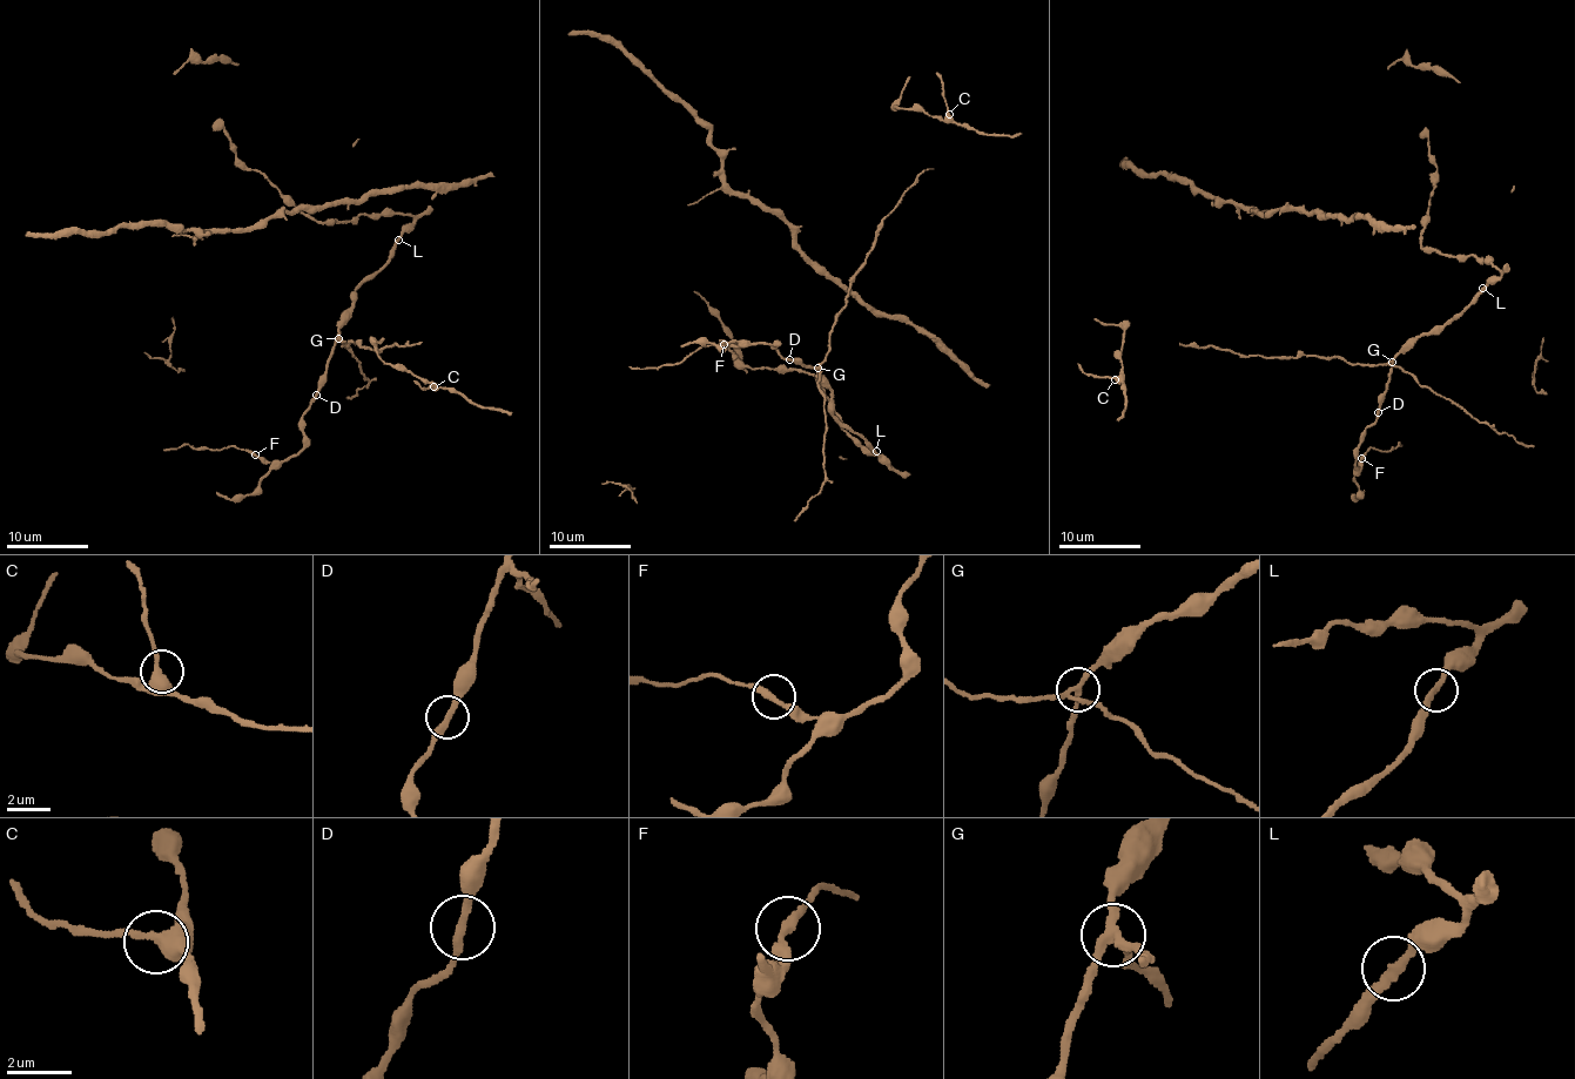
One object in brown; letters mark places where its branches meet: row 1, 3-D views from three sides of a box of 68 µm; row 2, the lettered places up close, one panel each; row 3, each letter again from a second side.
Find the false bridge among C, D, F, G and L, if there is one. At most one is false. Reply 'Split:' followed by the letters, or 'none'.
Split: G

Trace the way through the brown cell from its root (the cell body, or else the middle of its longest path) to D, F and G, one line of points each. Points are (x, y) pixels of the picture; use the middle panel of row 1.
D: (883, 464), (869, 444), (833, 416), (828, 380), (815, 369), (789, 359)
F: (883, 464), (869, 444), (833, 416), (830, 385), (818, 370), (788, 361), (772, 343), (724, 344)
G: (883, 464), (869, 444), (833, 416), (830, 385), (819, 373), (818, 366)

